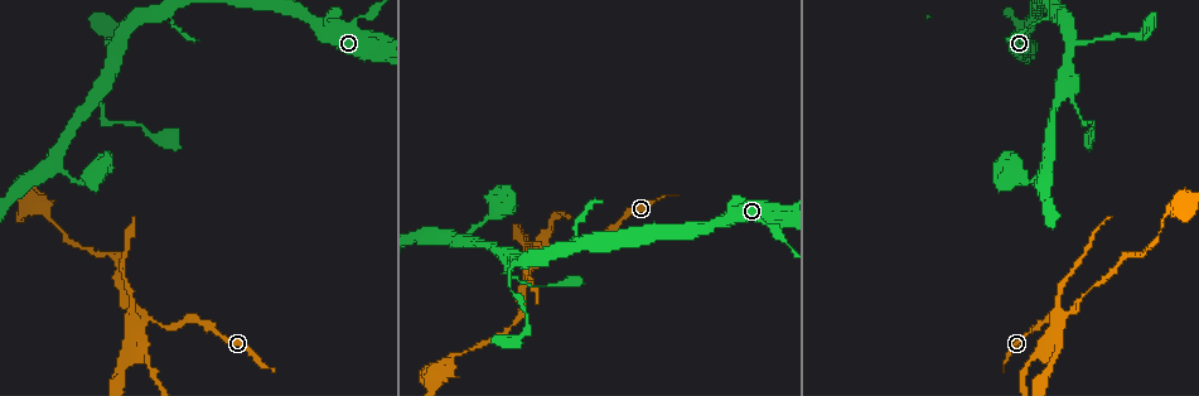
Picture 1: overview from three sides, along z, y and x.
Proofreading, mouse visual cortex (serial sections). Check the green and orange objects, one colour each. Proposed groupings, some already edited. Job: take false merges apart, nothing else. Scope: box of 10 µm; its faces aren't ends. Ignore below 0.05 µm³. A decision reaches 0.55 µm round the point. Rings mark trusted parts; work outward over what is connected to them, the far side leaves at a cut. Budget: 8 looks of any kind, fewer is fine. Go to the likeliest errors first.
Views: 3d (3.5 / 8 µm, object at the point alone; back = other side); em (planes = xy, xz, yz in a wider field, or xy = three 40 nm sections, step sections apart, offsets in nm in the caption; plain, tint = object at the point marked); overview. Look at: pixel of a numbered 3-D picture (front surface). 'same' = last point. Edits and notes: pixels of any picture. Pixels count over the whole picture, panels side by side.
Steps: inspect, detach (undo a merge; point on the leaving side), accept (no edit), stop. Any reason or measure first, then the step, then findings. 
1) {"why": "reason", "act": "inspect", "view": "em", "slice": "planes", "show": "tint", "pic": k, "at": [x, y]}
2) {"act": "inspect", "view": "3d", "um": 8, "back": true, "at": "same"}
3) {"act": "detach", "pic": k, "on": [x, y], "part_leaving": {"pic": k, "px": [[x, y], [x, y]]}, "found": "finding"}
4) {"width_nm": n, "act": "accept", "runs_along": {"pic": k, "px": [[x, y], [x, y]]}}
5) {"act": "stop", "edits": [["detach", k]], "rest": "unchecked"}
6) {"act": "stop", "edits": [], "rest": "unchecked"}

{"why": "two arms at a narrow angle", "act": "inspect", "view": "3d", "um": 3.5, "pic": 1, "at": [139, 322]}

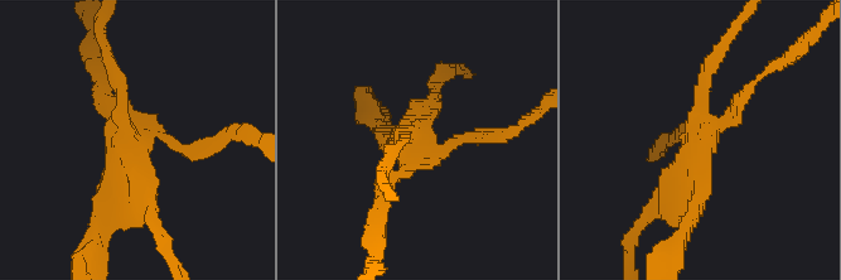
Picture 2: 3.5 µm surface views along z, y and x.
{"act": "inspect", "view": "em", "slice": "xy", "step": 1, "show": "tint", "pic": 2, "at": [412, 145]}

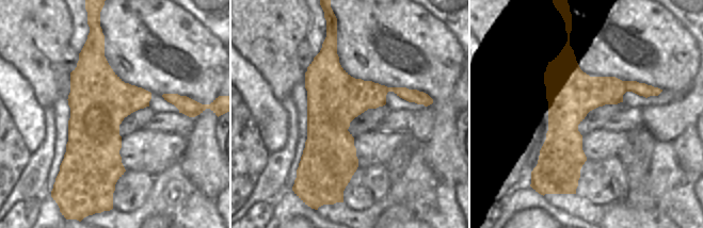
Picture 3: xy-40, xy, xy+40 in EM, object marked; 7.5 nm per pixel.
{"act": "detach", "pic": 2, "on": [122, 80], "found": "two cells meet here"}

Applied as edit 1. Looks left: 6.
{"why": "see it whole again", "act": "inspect", "view": "overview"}

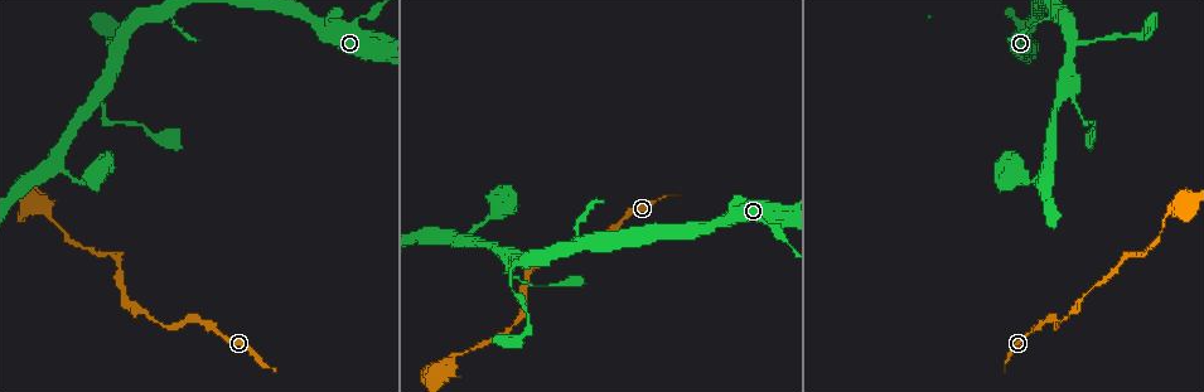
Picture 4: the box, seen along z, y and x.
{"why": "three-way junction", "act": "inspect", "view": "3d", "um": 8, "pic": 4, "at": [1063, 90]}

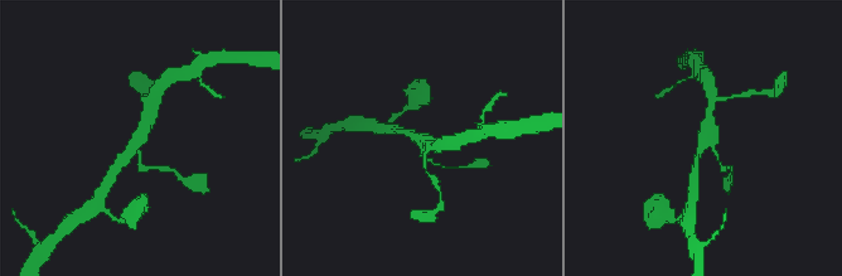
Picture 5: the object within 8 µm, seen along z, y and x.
{"act": "inspect", "view": "3d", "um": 3.5, "back": true, "at": "same"}

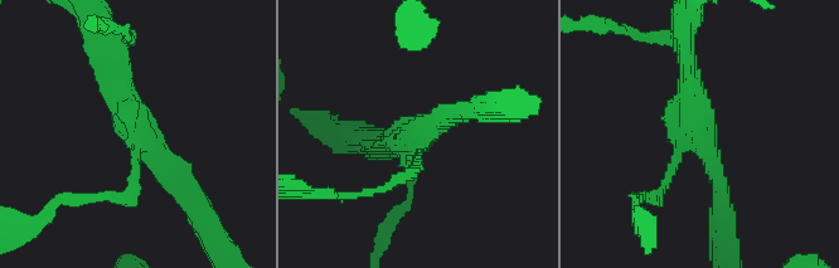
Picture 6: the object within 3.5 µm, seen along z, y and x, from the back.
{"arms": 3, "arm_widths_nm": [150, 250, 250], "why": "now the EM", "act": "inspect", "view": "em", "slice": "planes", "show": "tint", "pic": 6, "at": [696, 131]}

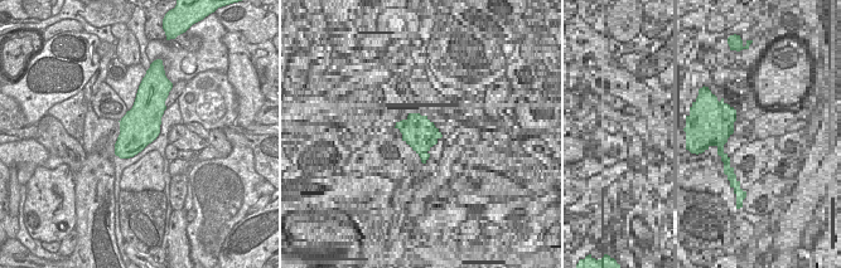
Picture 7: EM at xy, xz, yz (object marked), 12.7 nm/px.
{"act": "accept", "runs_along": {"pic": 6, "px": [[112, 52], [135, 130], [185, 195]]}, "found": "one cell here"}

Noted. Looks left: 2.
{"act": "stop", "edits": [["detach", 2]], "rest": "unchecked"}

